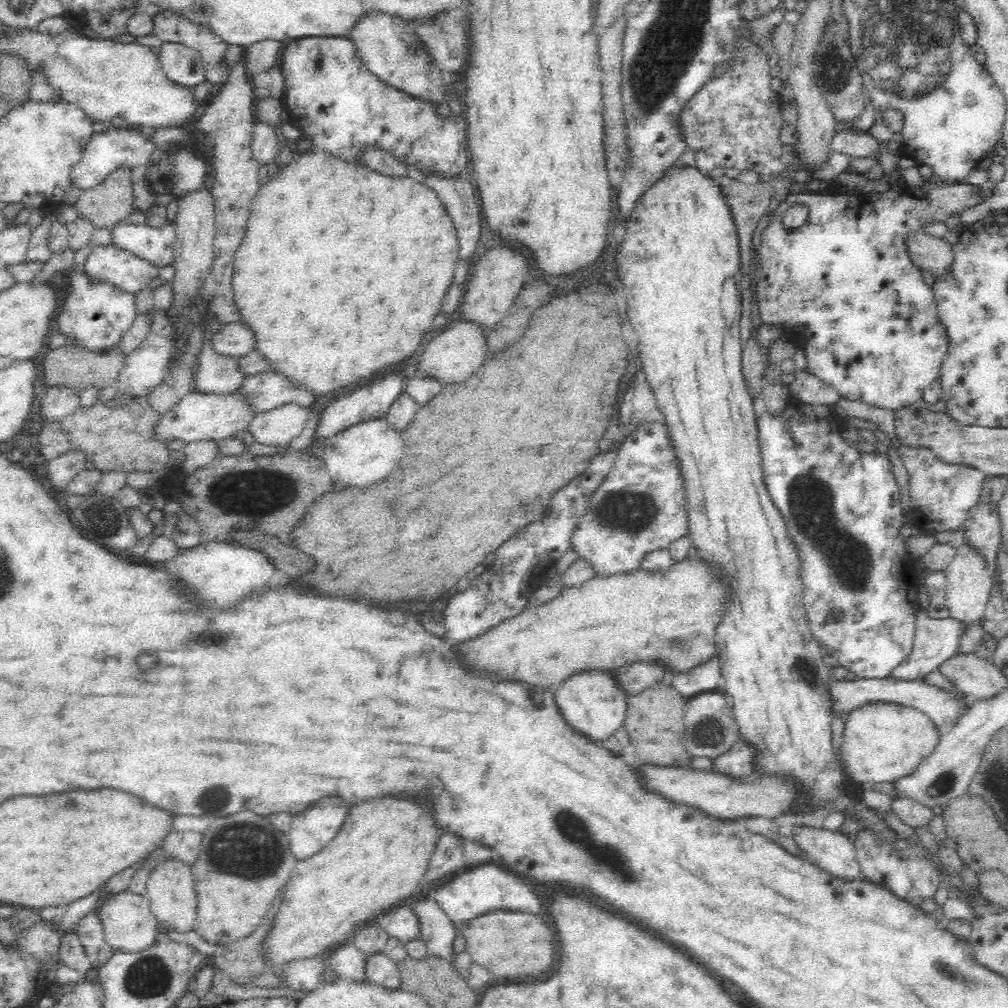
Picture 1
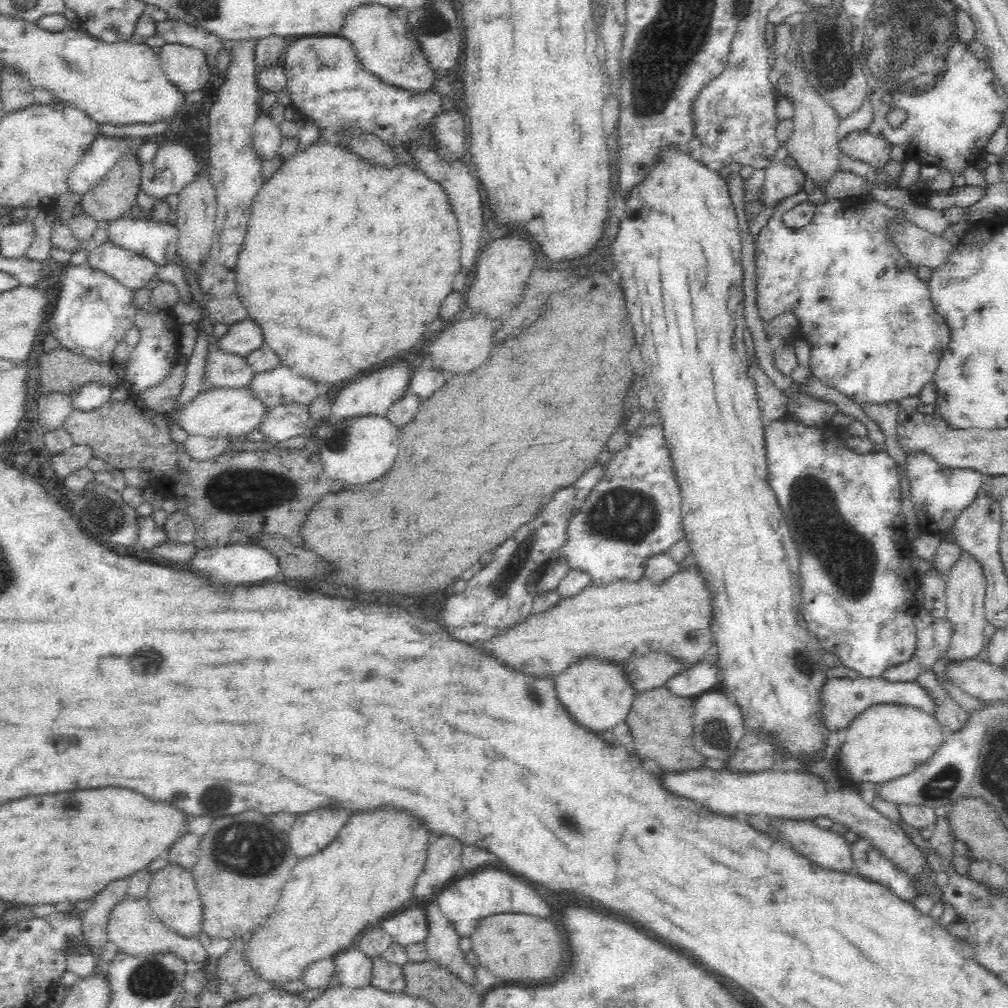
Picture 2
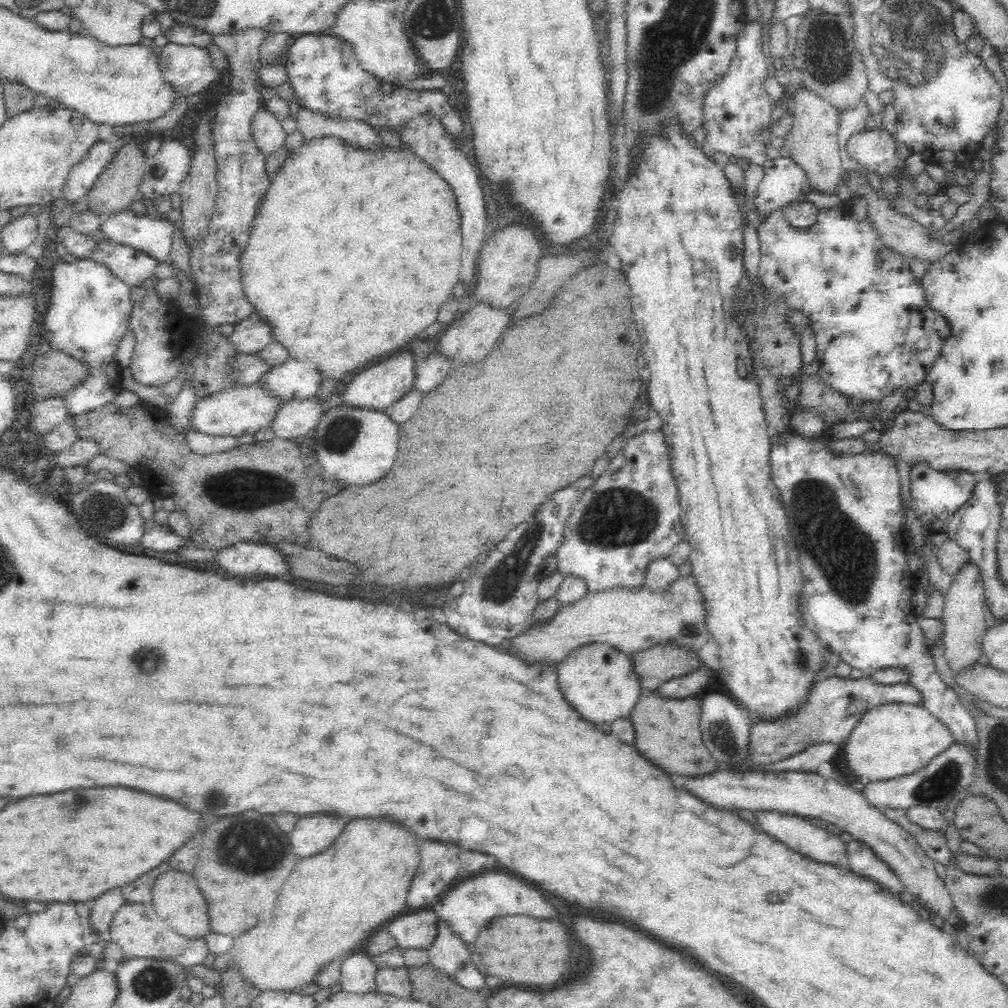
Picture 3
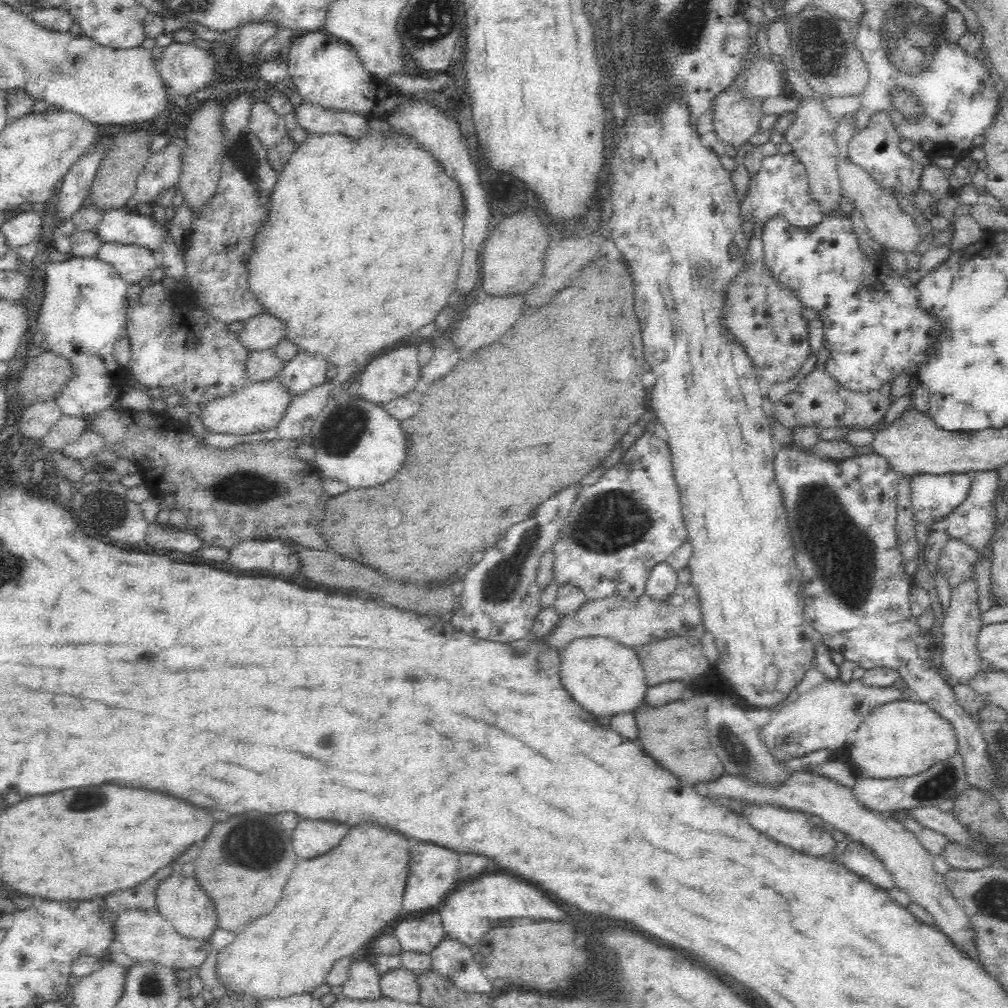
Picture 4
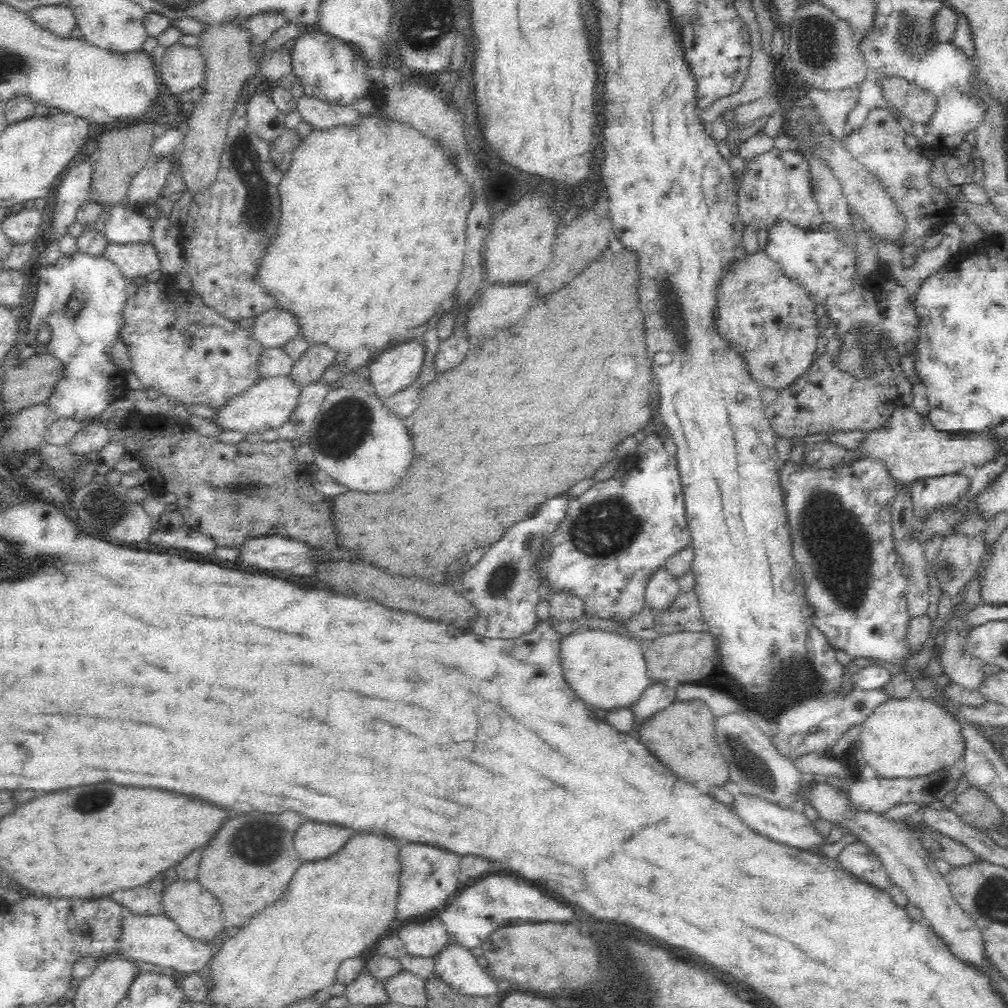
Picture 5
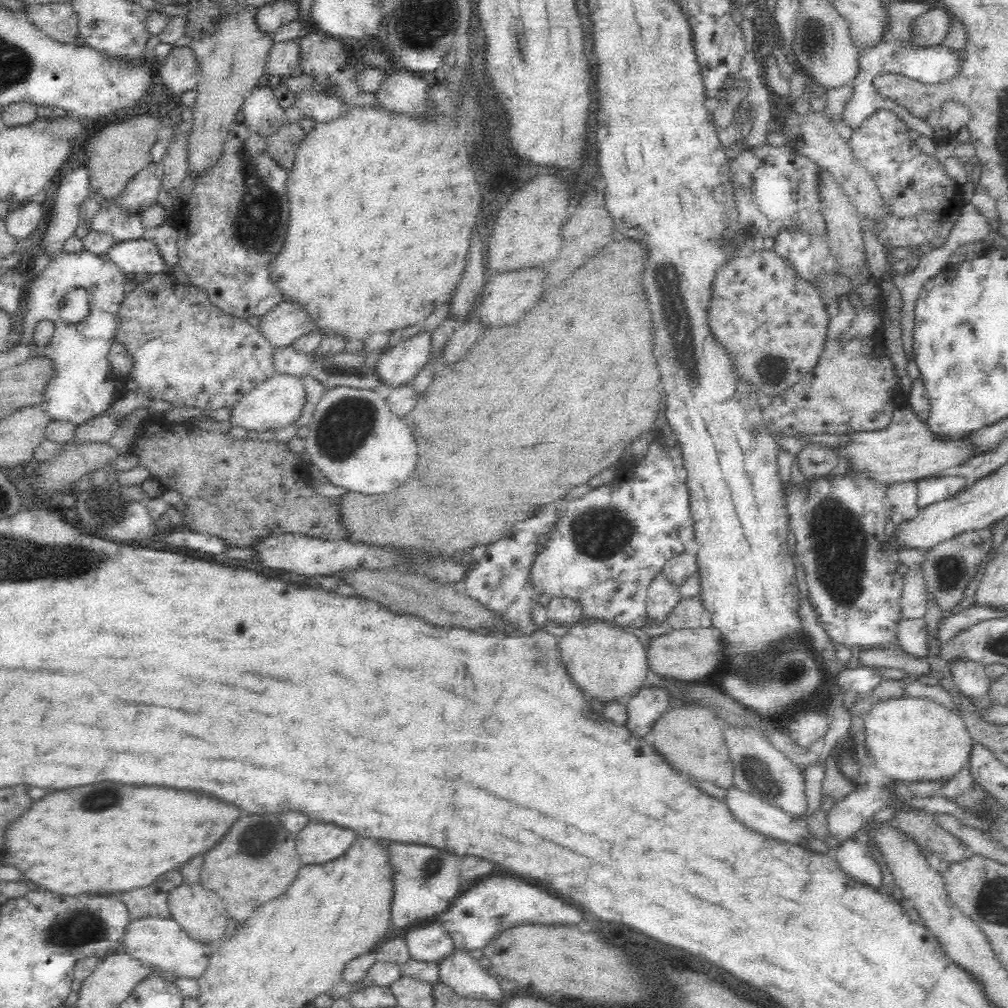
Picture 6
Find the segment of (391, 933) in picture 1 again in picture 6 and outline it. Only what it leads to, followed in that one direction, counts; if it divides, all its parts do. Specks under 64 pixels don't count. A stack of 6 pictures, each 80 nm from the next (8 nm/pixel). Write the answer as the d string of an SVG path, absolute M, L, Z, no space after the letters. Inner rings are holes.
M437 920L408 931L405 939L411 958L417 961L440 964L456 952L452 937Z

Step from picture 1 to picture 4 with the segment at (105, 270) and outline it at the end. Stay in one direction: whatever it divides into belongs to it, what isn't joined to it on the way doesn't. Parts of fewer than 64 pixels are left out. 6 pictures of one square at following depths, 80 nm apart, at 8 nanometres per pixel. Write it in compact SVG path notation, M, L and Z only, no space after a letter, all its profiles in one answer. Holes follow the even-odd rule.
M102 243L97 257L113 264L120 276L128 283L138 283L145 276L151 276L159 262L158 253L151 248L120 243Z

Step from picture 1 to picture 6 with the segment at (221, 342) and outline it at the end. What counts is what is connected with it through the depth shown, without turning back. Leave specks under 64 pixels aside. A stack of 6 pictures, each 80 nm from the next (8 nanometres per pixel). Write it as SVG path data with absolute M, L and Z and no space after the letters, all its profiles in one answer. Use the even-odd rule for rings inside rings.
M286 299L261 318L262 329L278 347L292 345L307 334L320 331L320 323L308 313L308 309L294 299Z

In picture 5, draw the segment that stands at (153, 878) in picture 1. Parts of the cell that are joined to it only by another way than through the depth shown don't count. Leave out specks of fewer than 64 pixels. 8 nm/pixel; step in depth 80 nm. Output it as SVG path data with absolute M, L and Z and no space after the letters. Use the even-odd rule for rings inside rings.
M170 879L165 883L163 891L164 909L169 920L174 921L179 929L186 933L186 936L205 943L216 944L221 932L224 932L226 918L224 918L224 908L221 902L196 881L180 881Z

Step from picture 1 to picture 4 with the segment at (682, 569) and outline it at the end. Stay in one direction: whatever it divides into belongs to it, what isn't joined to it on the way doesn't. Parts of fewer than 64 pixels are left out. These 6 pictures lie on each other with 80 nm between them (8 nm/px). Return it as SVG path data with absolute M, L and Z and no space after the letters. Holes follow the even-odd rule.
M679 584L669 600L662 602L650 601L645 594L633 606L630 606L630 603L622 604L622 599L616 598L596 603L587 600L574 616L561 619L553 634L549 636L549 643L561 649L567 641L574 640L574 636L592 634L610 636L614 640L622 640L622 644L641 647L654 639L668 636L701 638L704 632L701 604L694 587L691 584Z

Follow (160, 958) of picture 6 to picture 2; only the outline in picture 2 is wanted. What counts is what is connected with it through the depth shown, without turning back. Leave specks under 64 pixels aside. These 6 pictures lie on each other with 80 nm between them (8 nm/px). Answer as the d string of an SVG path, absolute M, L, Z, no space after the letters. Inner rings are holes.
M127 896L122 904L118 904L114 908L113 914L110 914L107 929L109 940L118 946L120 952L130 956L171 954L176 955L178 959L182 959L184 964L187 962L204 964L209 958L206 948L204 948L198 937L180 936L164 922L161 922L147 898L134 900L134 898Z

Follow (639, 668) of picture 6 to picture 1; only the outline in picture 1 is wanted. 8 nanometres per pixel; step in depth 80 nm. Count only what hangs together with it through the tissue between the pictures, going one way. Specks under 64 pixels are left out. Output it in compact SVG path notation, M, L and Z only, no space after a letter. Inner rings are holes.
M582 668L570 672L554 687L555 699L565 719L576 729L596 740L602 741L620 727L628 708L628 692L617 679L612 669Z

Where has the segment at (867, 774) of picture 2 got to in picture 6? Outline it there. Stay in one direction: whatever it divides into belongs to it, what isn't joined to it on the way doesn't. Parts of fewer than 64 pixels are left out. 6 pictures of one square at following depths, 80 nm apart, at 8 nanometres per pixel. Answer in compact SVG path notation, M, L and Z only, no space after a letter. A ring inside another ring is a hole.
M900 697L881 700L864 715L865 744L882 778L908 784L941 784L944 787L968 762L976 746L964 719L958 713L924 697Z

